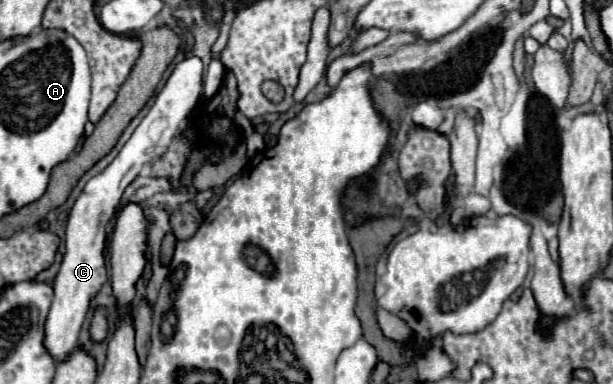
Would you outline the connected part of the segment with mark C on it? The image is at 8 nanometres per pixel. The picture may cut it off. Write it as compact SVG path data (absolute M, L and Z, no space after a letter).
M190 57L174 67L164 89L156 95L148 115L140 121L140 125L126 141L118 157L104 171L92 177L86 183L80 197L76 199L68 217L64 261L54 279L54 301L50 305L50 313L44 323L44 347L54 361L64 361L76 349L90 299L108 281L102 249L104 249L108 221L112 219L124 189L140 175L140 171L148 163L152 163L154 157L162 157L166 153L174 133L180 129L180 125L186 121L190 111L202 97L202 69L204 67L198 57Z

